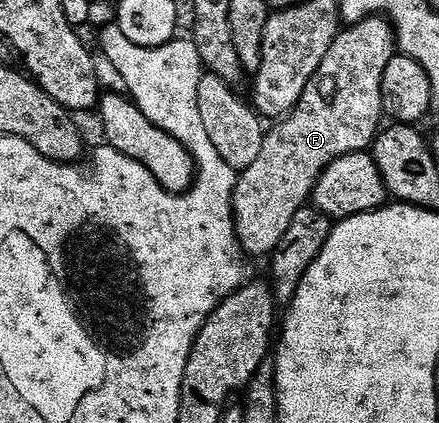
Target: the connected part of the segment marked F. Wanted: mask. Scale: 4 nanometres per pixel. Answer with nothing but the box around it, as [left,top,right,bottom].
[233,16,396,257]

